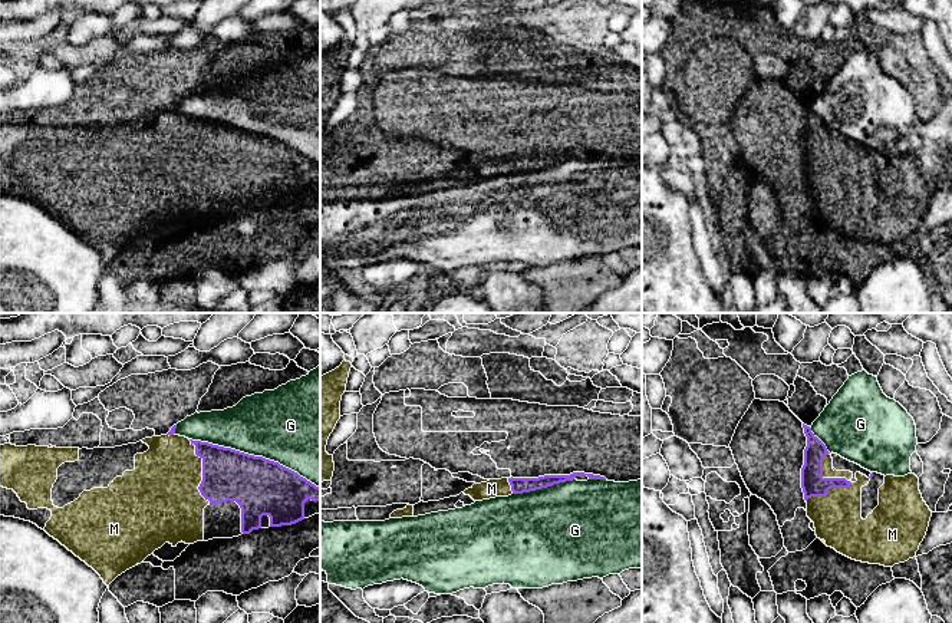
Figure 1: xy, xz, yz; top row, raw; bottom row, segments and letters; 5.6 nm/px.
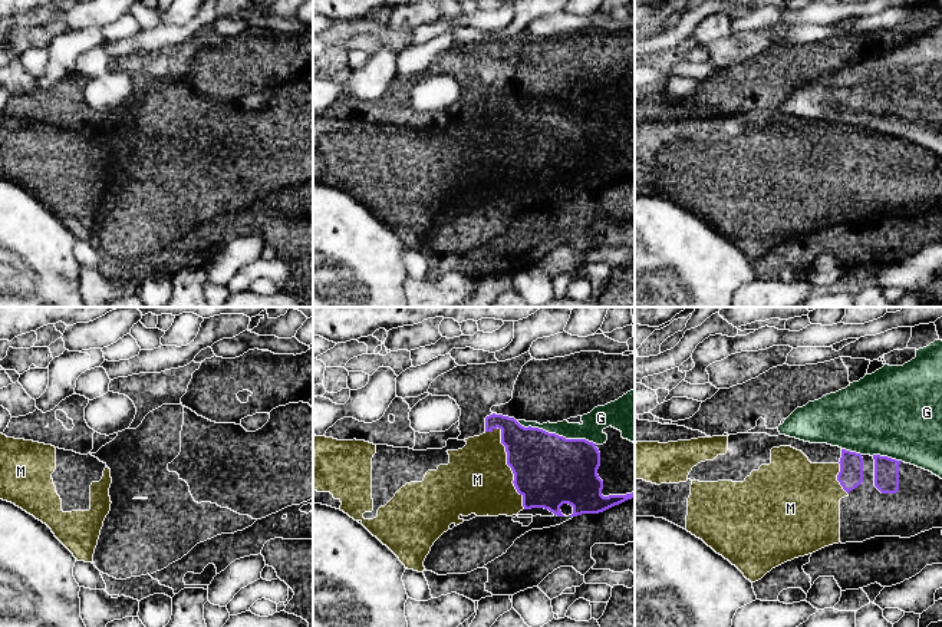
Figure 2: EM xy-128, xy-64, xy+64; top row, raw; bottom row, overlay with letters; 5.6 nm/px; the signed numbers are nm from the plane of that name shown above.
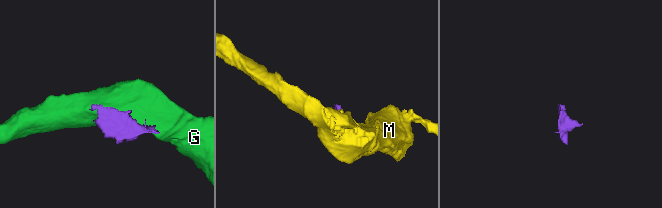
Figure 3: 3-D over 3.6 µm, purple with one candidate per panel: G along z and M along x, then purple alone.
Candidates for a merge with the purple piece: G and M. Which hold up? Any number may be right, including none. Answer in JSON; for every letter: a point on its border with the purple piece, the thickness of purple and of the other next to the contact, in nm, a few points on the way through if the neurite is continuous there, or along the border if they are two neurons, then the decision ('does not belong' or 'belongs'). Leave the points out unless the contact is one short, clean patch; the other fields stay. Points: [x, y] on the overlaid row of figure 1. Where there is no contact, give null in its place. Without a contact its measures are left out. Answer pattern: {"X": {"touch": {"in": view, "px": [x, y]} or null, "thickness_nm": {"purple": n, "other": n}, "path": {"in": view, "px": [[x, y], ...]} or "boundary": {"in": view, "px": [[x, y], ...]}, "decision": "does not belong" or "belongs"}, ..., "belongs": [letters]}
{"G": {"touch": {"in": "xy", "px": [253, 455]}, "thickness_nm": {"purple": 320, "other": 420}, "decision": "does not belong"}, "M": {"touch": {"in": "yz", "px": [849, 481]}, "thickness_nm": {"purple": 140, "other": 280}, "decision": "belongs"}, "belongs": ["M"]}

